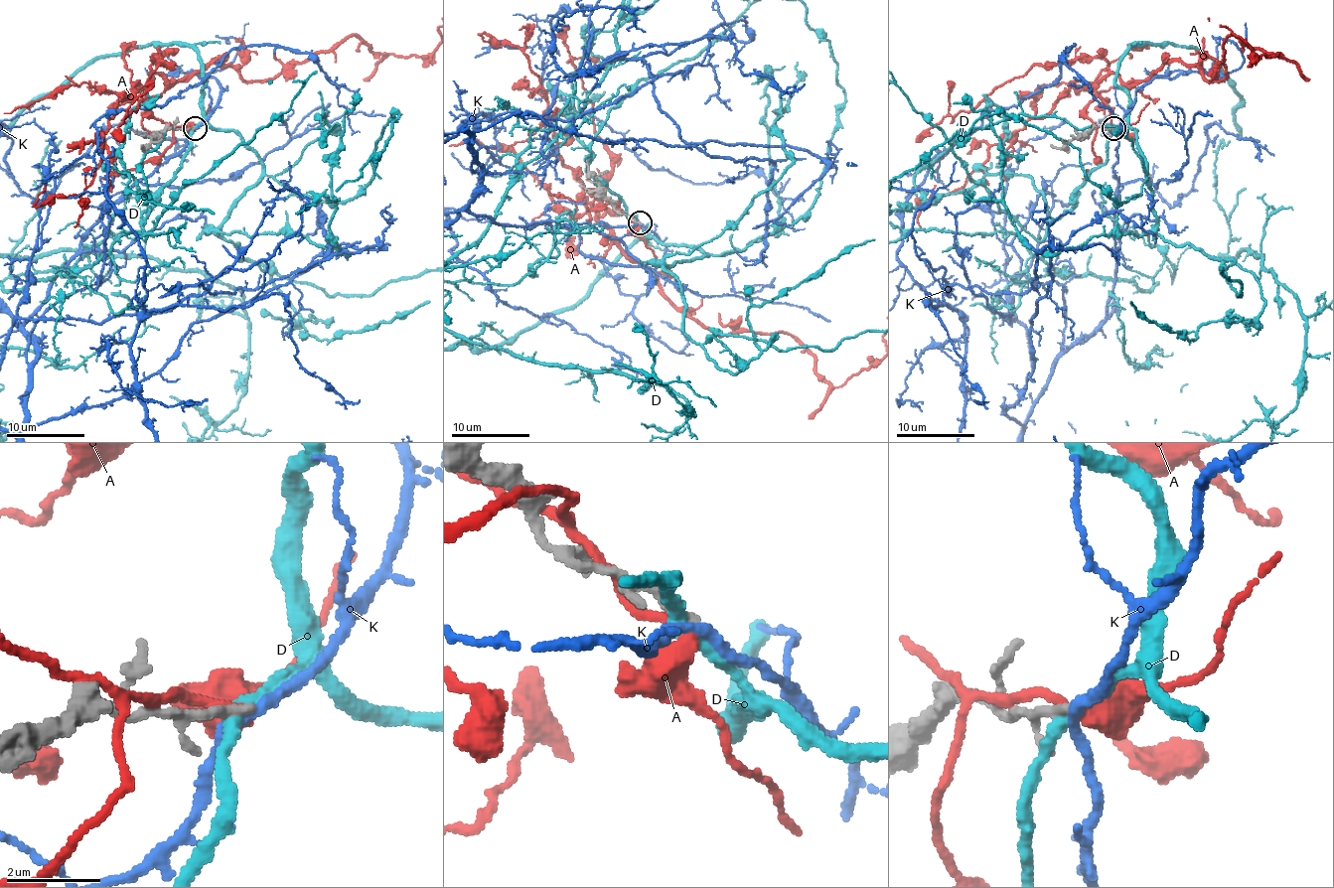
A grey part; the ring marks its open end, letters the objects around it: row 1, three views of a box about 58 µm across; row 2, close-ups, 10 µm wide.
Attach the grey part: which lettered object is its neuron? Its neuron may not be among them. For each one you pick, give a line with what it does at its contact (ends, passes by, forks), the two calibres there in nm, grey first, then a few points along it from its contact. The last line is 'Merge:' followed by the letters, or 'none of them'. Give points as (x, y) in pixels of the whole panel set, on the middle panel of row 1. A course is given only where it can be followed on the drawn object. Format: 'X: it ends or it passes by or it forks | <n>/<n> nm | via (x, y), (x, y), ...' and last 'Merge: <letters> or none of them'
Merge: none of them

